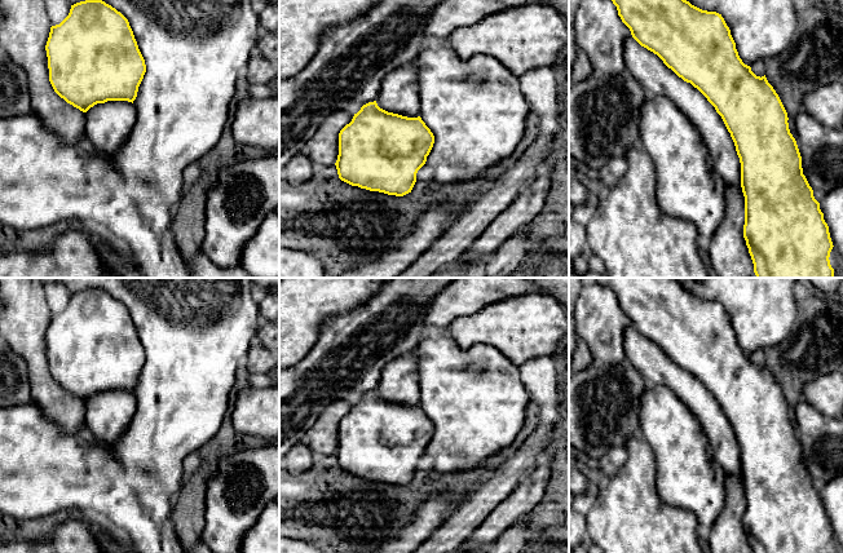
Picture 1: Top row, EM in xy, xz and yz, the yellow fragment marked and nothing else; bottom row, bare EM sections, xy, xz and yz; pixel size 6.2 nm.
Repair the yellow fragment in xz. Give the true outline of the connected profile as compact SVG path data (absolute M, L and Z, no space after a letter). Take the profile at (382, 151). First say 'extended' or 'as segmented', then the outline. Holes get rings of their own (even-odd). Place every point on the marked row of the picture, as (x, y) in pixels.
extended | M415 62L389 72L376 101L354 114L339 133L339 178L388 195L411 193L434 136L422 120Z

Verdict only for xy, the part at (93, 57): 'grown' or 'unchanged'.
grown

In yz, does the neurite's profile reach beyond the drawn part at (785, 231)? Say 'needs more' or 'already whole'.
needs more

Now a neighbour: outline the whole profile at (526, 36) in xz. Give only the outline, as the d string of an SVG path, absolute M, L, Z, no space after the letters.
M534 1L459 27L445 43L463 61L486 54L520 76L555 65L557 54L569 45L569 22L553 5Z

